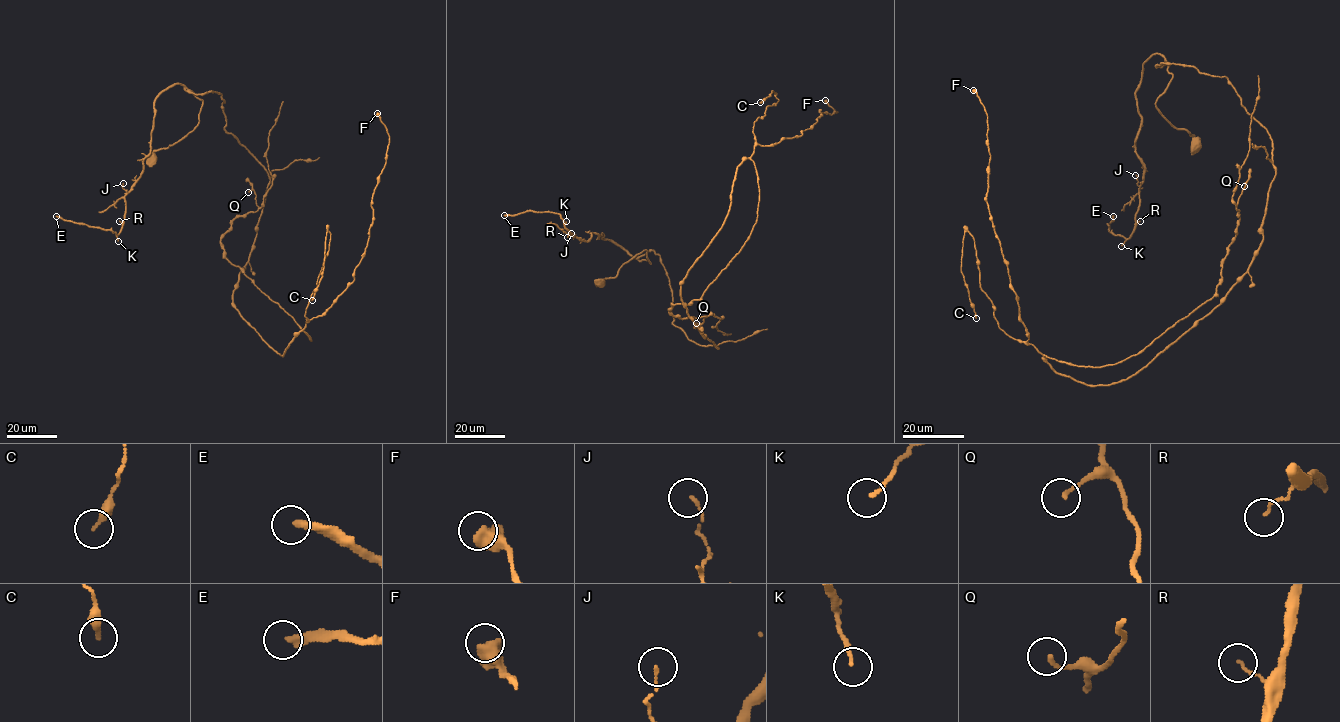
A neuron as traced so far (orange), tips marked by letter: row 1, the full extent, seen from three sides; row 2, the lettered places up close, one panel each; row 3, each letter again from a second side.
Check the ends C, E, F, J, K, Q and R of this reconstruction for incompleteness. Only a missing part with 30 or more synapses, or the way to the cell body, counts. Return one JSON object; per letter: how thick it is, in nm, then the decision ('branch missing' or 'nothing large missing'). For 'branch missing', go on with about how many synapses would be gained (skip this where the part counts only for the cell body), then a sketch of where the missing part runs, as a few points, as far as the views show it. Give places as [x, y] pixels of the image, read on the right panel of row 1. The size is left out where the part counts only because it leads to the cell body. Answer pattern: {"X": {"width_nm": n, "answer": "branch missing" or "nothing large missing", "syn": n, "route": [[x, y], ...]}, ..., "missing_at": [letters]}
{"C": {"width_nm": 240, "answer": "nothing large missing"}, "E": {"width_nm": 300, "answer": "branch missing", "syn": 35, "route": [[1113, 216], [1136, 208], [1148, 197], [1152, 177], [1138, 153], [1141, 137]]}, "F": {"width_nm": 700, "answer": "nothing large missing"}, "J": {"width_nm": 110, "answer": "nothing large missing"}, "K": {"width_nm": 120, "answer": "nothing large missing"}, "Q": {"width_nm": 140, "answer": "nothing large missing"}, "R": {"width_nm": 80, "answer": "nothing large missing"}, "missing_at": ["E"]}

